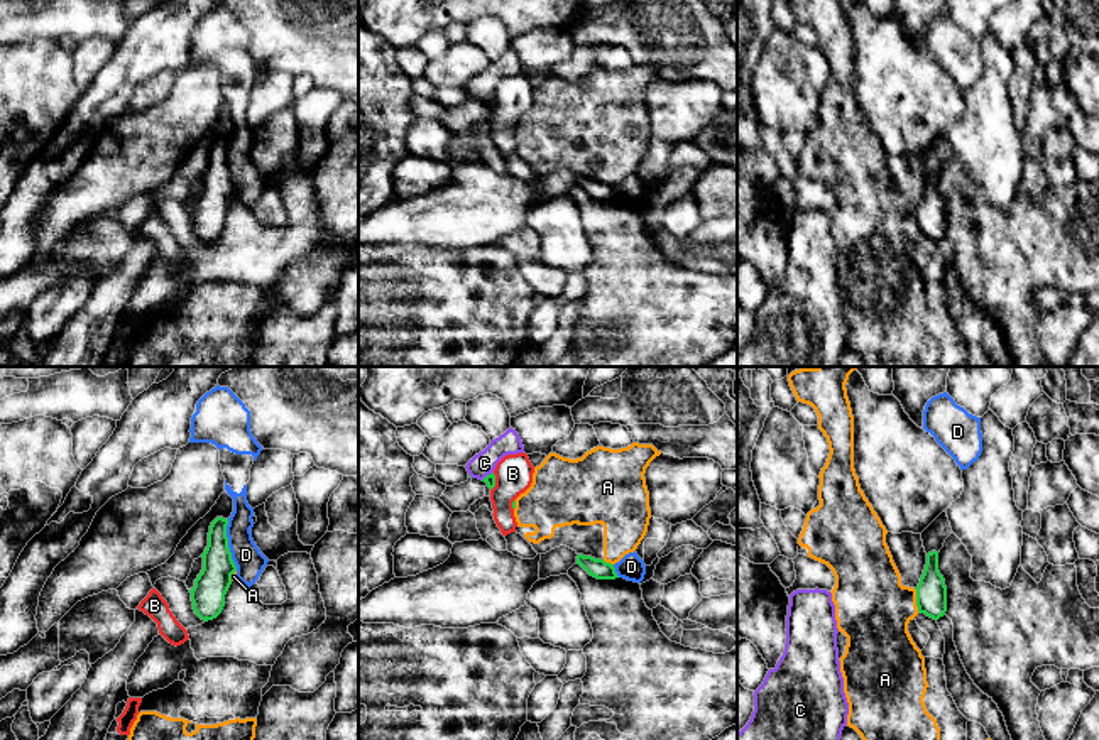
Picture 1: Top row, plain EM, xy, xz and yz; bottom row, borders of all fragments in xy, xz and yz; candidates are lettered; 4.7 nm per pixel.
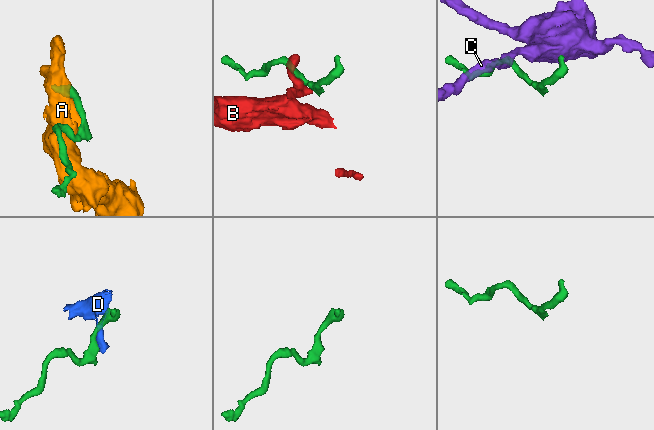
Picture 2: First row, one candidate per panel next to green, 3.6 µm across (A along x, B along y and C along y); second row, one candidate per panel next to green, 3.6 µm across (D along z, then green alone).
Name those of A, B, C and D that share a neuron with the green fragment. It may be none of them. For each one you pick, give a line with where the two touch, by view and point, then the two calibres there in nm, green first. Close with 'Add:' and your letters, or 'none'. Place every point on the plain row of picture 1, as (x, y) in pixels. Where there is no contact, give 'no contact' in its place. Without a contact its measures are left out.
Add: none

